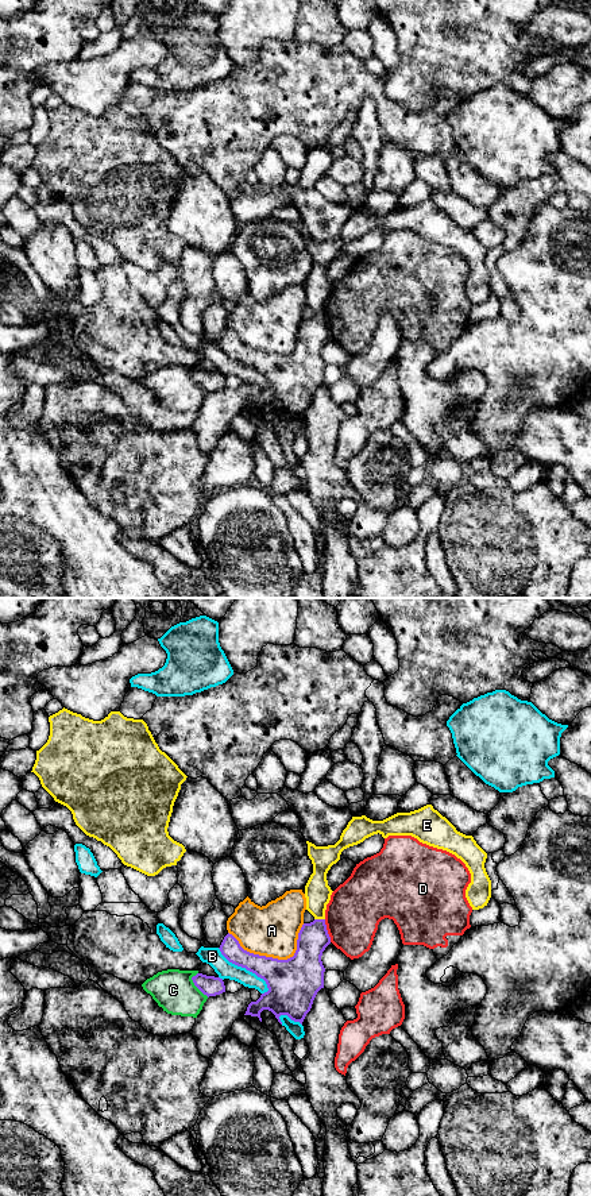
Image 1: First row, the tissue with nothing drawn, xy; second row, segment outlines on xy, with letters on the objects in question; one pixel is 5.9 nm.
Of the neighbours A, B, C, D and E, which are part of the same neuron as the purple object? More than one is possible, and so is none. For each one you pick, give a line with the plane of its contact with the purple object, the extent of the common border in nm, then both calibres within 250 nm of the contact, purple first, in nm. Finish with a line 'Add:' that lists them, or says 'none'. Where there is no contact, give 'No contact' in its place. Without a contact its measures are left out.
Add: none

